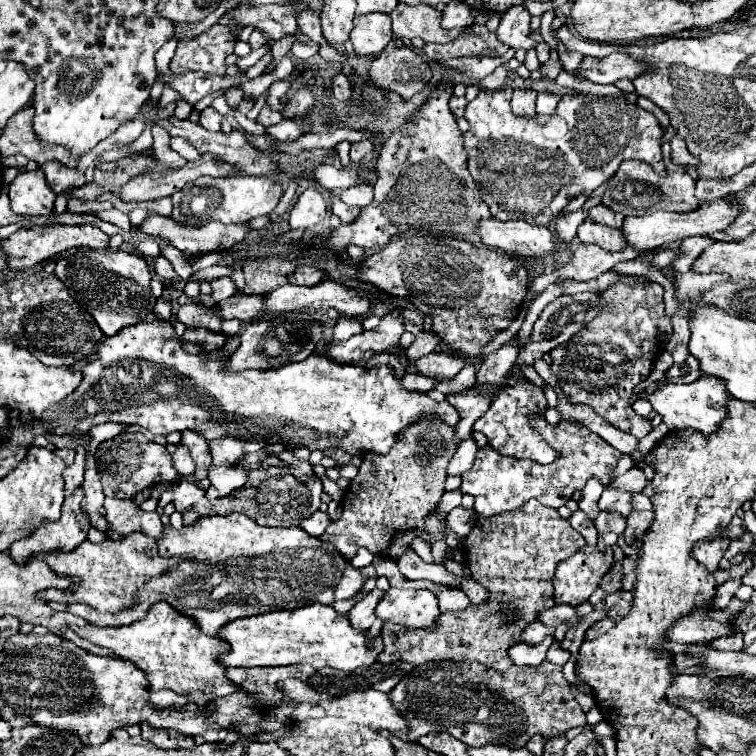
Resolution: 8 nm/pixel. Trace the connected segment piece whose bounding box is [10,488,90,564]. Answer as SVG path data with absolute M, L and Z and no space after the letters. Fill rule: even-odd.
M76 488L72 496L68 496L62 504L62 516L54 524L46 524L46 528L38 528L30 540L18 542L10 546L10 558L16 564L26 564L34 554L40 552L72 552L76 550L88 536L90 518L82 510L84 492Z

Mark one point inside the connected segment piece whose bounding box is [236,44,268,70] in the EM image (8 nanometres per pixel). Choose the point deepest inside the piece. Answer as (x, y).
(255, 55)

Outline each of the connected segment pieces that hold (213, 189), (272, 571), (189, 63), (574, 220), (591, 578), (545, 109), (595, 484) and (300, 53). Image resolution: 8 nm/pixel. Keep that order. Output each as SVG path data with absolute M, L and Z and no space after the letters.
M202 176L192 184L186 184L182 190L172 194L172 214L170 218L184 226L202 226L210 220L222 224L248 222L256 216L270 214L282 196L282 188L272 178L252 178L252 176L224 176L212 178Z
M236 512L230 516L206 516L196 520L192 526L182 526L180 530L164 528L162 536L158 538L158 552L162 552L162 556L180 558L182 564L178 568L172 568L166 576L140 586L134 598L134 608L128 616L132 616L132 620L144 618L152 604L168 602L176 610L182 610L182 614L194 616L202 632L210 636L218 636L220 628L238 618L282 608L298 608L302 604L312 604L312 600L328 604L328 590L332 592L338 586L344 570L350 566L348 560L330 542L322 542L320 538L306 534L300 526L258 526L248 516Z
M214 24L210 30L196 38L182 38L172 58L172 72L176 76L202 70L222 76L226 70L226 58L234 52L234 42L228 26Z
M580 208L578 212L570 212L568 216L558 218L558 220L556 220L558 240L562 240L562 242L572 242L572 238L576 236L576 228L580 226L580 222L582 222L586 216L588 216L588 210Z
M582 548L582 552L558 564L554 576L554 604L580 606L588 602L598 582L612 568L614 554L596 548Z
M540 92L538 102L536 102L536 114L554 114L558 100L560 100L560 96L556 96L556 94Z
M592 478L592 480L586 484L586 488L582 490L582 498L578 500L578 508L580 508L590 520L596 520L596 516L600 514L600 510L598 510L598 500L600 500L602 492L604 492L604 486L602 486L598 480L594 480L594 478Z
M294 42L294 46L292 46L292 54L296 56L296 58L300 58L300 60L308 60L310 56L314 56L314 54L318 54L318 50L320 50L320 44L316 44L316 42L308 42L308 44L302 44L302 42Z

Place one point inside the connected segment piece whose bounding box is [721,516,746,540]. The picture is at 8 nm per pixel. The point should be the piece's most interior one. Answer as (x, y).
(735, 529)

